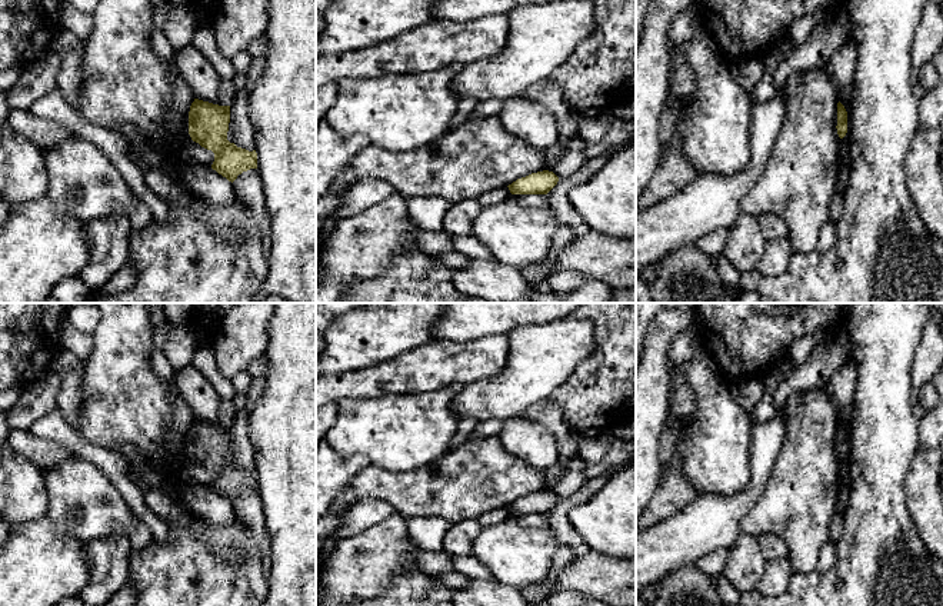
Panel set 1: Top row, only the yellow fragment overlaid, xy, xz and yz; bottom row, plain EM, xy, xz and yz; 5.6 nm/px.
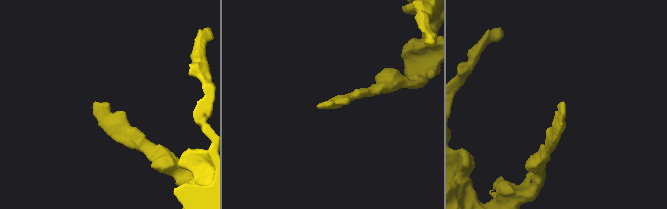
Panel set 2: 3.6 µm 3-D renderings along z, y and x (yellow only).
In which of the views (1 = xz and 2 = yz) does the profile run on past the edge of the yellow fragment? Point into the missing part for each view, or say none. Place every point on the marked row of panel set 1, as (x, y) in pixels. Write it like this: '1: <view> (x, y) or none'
1: none
2: none

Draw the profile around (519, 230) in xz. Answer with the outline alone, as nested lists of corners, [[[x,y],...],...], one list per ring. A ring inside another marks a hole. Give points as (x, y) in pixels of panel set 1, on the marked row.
[[[512,194],[483,207],[472,234],[489,247],[493,260],[523,269],[546,259],[559,226],[547,194]]]

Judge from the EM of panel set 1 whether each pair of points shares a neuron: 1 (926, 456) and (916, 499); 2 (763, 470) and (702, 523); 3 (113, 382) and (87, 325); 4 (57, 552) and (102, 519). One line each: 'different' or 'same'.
1: same
2: same
3: different
4: different

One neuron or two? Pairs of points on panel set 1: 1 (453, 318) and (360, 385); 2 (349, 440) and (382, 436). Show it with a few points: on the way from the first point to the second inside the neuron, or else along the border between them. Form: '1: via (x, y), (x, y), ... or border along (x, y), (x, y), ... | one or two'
1: border along (432, 339), (465, 342) | two
2: via (357, 436), (373, 436) | one

